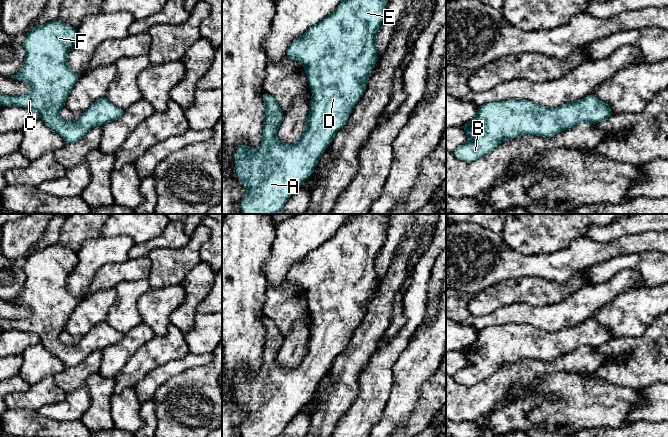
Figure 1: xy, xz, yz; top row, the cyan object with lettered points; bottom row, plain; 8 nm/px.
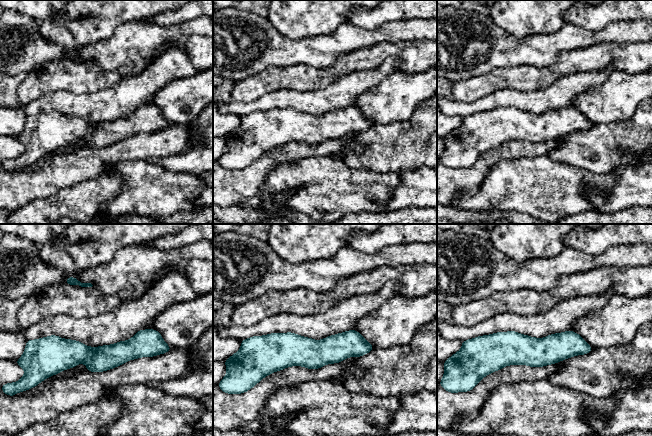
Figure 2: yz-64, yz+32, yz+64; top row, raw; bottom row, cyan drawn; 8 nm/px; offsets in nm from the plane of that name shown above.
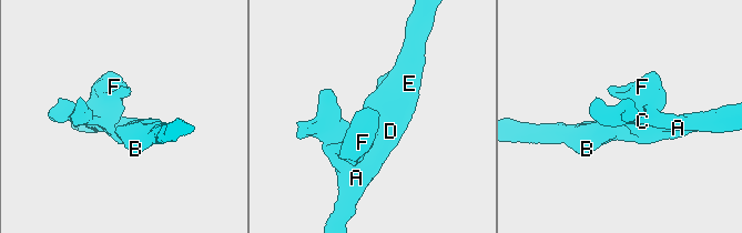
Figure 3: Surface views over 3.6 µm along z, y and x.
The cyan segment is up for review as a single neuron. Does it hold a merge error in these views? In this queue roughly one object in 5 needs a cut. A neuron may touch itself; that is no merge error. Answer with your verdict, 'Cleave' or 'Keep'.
Keep

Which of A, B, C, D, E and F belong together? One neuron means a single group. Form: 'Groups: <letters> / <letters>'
Groups: A B C D E F

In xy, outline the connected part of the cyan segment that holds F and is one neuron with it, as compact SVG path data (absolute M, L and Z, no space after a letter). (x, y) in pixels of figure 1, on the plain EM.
M57 243L43 249L34 250L26 257L26 262L22 266L26 275L23 291L10 302L29 307L31 315L27 318L14 320L0 318L0 327L3 330L36 333L45 349L58 357L66 367L75 367L94 350L99 349L102 351L104 348L123 339L124 333L115 330L106 321L102 321L96 324L86 335L82 336L76 345L64 345L60 341L59 335L79 303L79 299L74 297L67 287L67 278L78 262L77 253Z

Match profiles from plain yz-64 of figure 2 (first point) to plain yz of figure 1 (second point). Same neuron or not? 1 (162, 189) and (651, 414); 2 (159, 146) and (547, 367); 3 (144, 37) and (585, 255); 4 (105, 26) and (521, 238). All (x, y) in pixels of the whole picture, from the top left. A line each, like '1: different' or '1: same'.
1: different
2: same
3: same
4: same

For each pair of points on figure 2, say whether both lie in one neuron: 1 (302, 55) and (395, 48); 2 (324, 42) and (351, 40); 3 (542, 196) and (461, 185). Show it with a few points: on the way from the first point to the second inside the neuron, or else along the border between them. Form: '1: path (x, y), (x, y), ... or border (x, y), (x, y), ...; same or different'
1: border (376, 45), (341, 53), (333, 64); different
2: path (331, 43), (338, 43), (344, 40); same
3: border (493, 167), (475, 193), (459, 193), (458, 196); different

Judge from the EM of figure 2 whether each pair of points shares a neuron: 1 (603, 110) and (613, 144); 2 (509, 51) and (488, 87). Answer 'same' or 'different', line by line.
1: different
2: different

